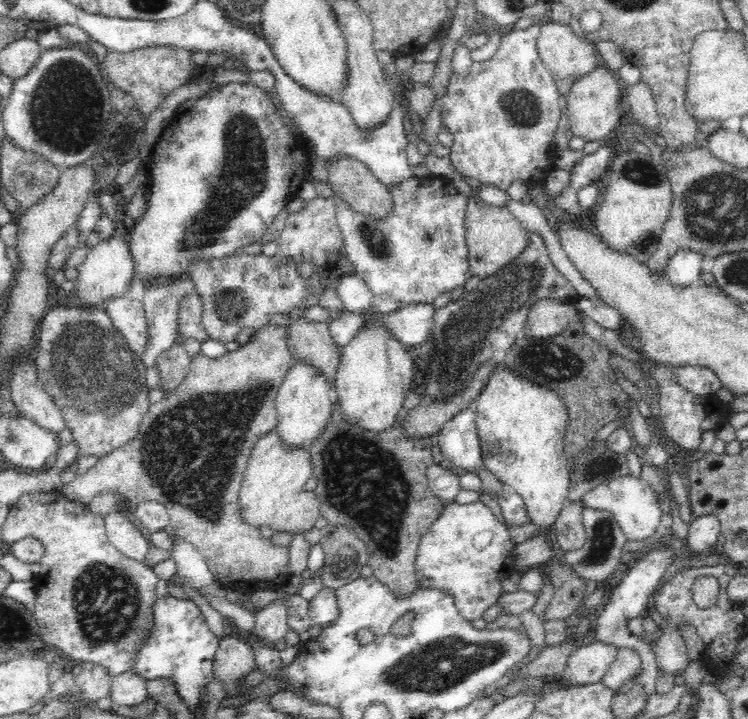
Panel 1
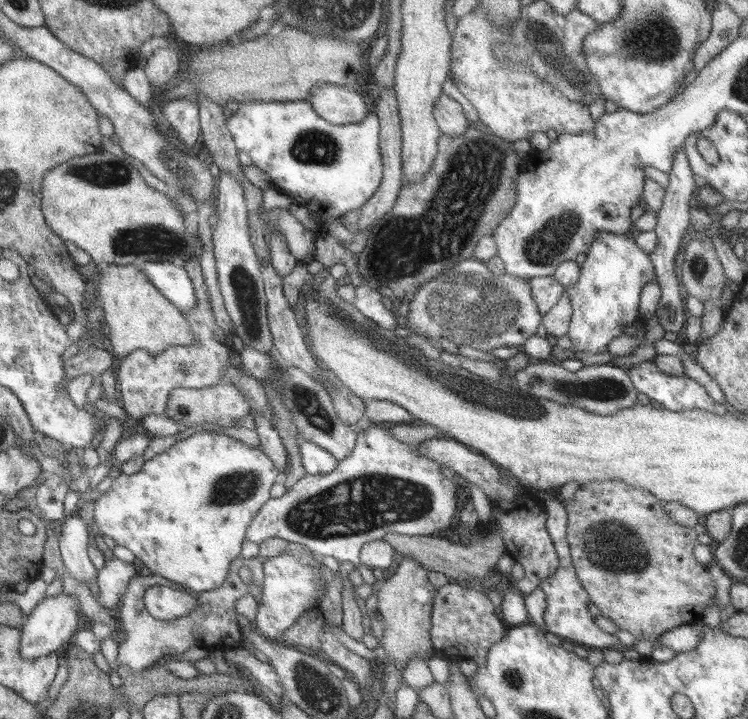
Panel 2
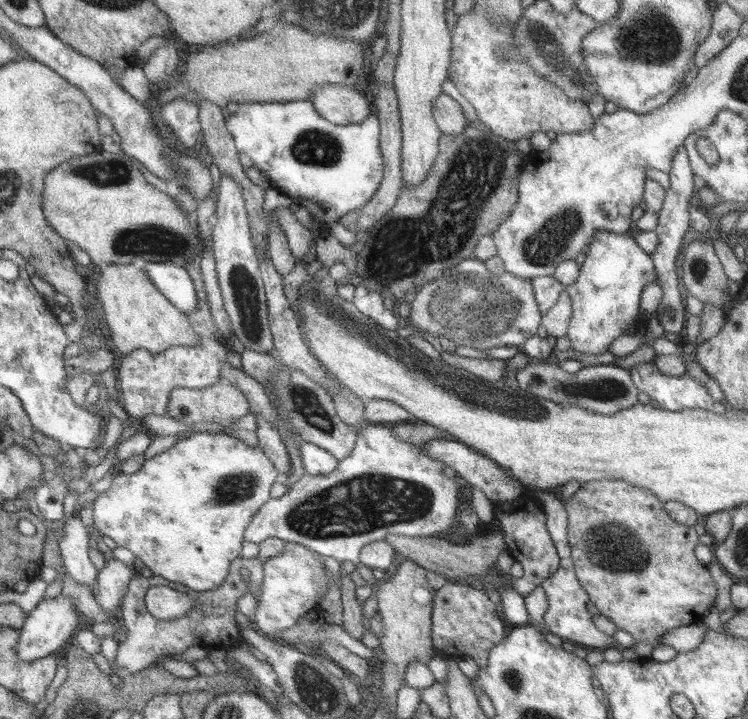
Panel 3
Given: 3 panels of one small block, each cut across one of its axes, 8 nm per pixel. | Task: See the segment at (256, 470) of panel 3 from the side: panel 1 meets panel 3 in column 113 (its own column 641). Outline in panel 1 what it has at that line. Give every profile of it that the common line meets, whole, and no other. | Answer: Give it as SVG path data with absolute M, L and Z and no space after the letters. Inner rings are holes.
M630 475L608 478L608 481L602 482L584 494L581 500L584 501L584 506L588 508L614 514L620 529L628 537L628 541L640 541L654 536L663 515L658 505L658 494L654 493L654 490L645 480Z

